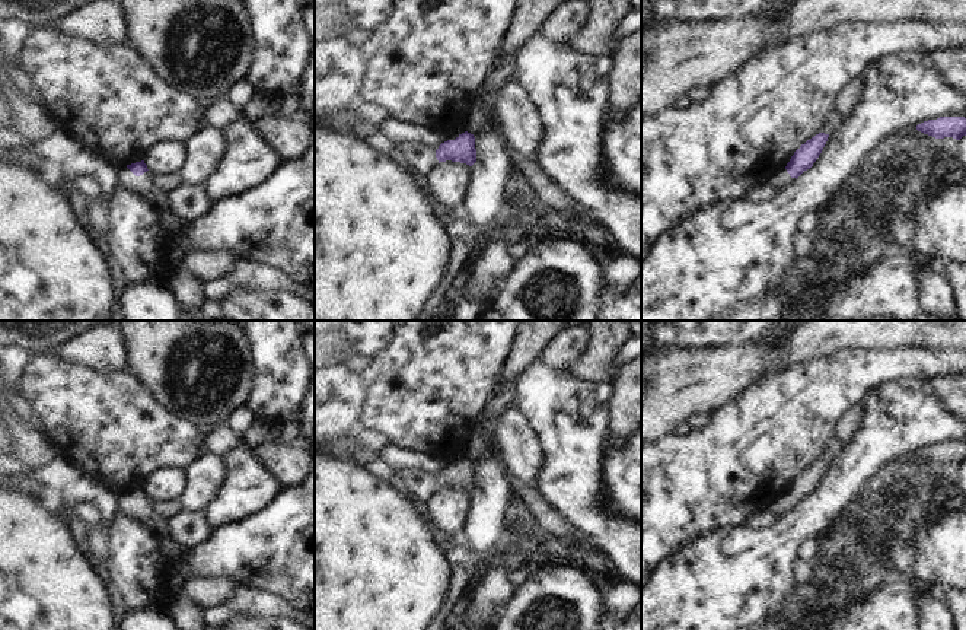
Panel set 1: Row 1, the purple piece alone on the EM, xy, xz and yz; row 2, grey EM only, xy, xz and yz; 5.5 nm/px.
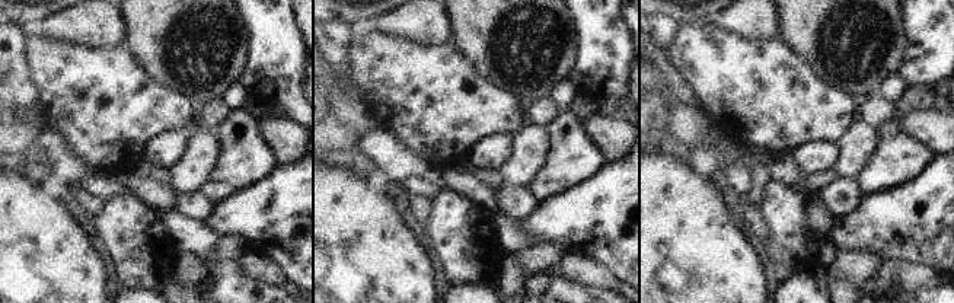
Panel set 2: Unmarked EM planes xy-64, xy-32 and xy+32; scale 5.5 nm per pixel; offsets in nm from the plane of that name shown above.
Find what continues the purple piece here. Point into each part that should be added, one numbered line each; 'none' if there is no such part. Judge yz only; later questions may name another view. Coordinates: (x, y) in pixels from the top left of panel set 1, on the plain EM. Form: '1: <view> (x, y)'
1: yz (780, 506)

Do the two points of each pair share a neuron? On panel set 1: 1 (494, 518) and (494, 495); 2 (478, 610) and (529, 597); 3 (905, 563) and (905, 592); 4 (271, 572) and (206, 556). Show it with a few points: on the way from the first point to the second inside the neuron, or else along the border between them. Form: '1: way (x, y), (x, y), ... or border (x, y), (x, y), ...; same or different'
1: way (494, 512), (494, 500); same
2: border (517, 588), (500, 614); different
3: border (915, 576), (896, 578); different
4: way (255, 556), (222, 556); same

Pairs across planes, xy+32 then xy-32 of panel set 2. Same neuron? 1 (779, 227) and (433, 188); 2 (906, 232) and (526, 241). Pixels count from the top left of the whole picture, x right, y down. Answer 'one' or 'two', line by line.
1: two
2: two

